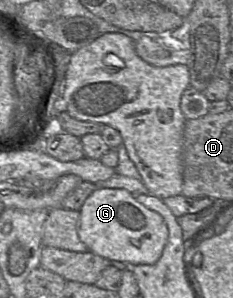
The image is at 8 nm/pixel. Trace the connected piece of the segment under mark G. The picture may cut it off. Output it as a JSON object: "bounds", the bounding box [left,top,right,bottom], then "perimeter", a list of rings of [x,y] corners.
{"bounds":[78,188,168,266],"perimeter":[[[119,188],[97,189],[88,196],[79,212],[78,236],[88,250],[94,254],[109,260],[123,262],[127,266],[138,264],[152,265],[161,257],[168,240],[168,227],[157,212],[139,203],[136,200],[136,195],[129,191]]]}

